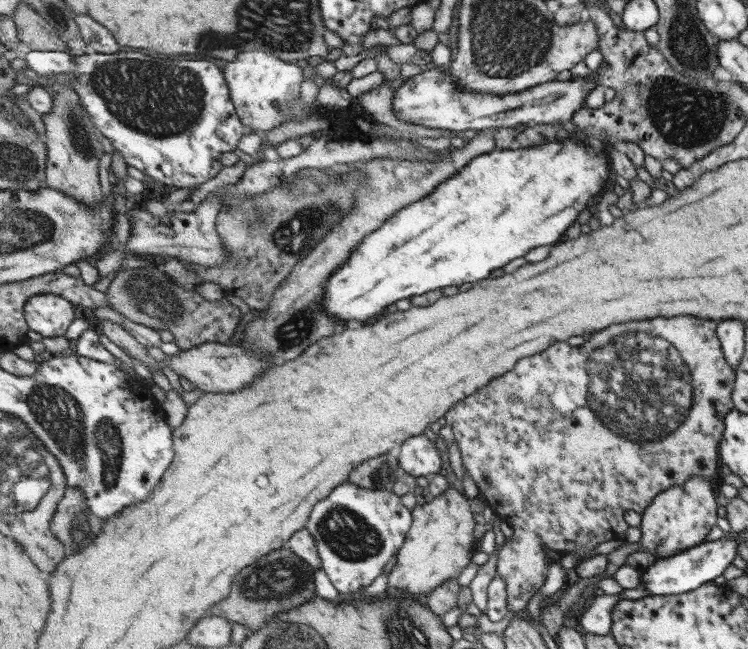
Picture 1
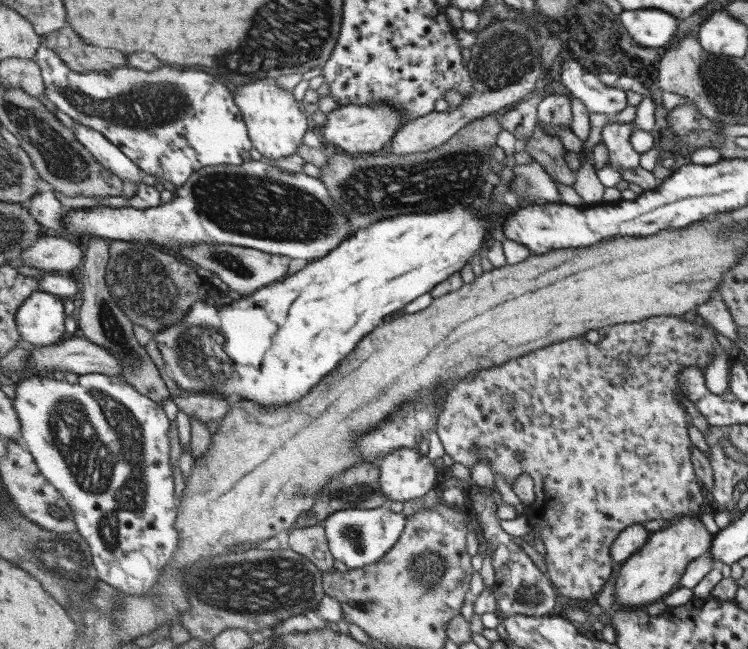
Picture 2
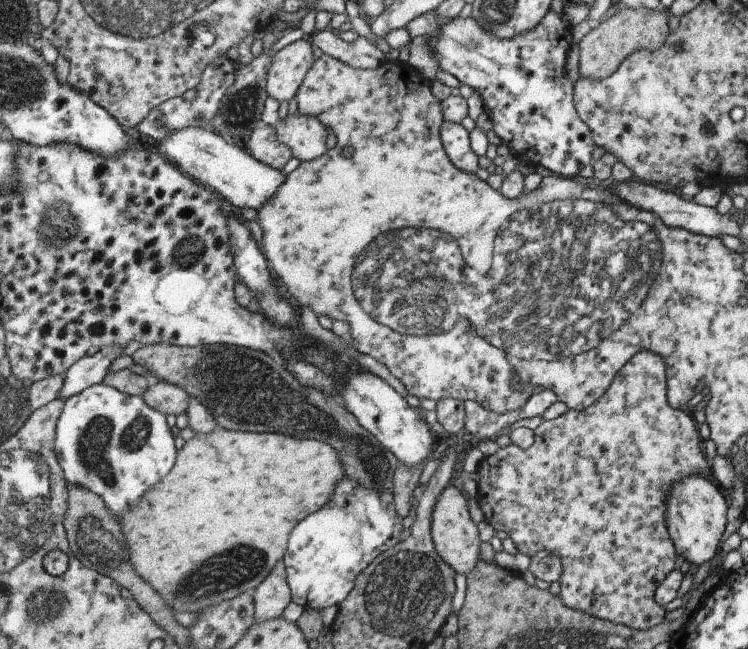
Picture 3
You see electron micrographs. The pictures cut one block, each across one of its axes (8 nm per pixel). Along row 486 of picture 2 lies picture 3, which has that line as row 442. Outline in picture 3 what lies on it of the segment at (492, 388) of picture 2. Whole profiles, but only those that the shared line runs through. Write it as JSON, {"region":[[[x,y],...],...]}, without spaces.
{"region":[[[641,350],[635,356],[631,356],[631,360],[627,360],[623,364],[623,368],[619,368],[617,376],[613,378],[611,386],[607,388],[607,392],[589,408],[585,410],[567,410],[565,414],[561,414],[555,420],[549,422],[541,422],[535,428],[535,444],[529,446],[529,450],[521,450],[515,444],[509,444],[507,448],[499,448],[493,456],[487,456],[479,462],[479,482],[477,482],[477,500],[479,500],[479,508],[483,510],[483,518],[489,526],[493,526],[493,530],[503,530],[515,544],[517,552],[525,554],[525,556],[533,556],[539,550],[549,550],[555,552],[561,558],[561,578],[557,580],[561,584],[561,600],[567,608],[585,612],[587,616],[595,616],[599,620],[609,620],[617,626],[627,626],[633,632],[643,632],[649,630],[653,626],[657,626],[659,622],[665,620],[665,608],[655,604],[653,594],[657,590],[657,586],[667,578],[667,574],[673,572],[673,562],[675,562],[675,546],[671,542],[671,536],[667,532],[667,524],[665,524],[665,510],[667,510],[667,496],[671,492],[671,486],[687,476],[699,474],[705,476],[709,470],[709,458],[701,452],[699,442],[699,428],[691,416],[691,412],[685,410],[675,410],[667,404],[667,366],[665,366],[665,358],[655,354],[655,352],[647,352]]]}

